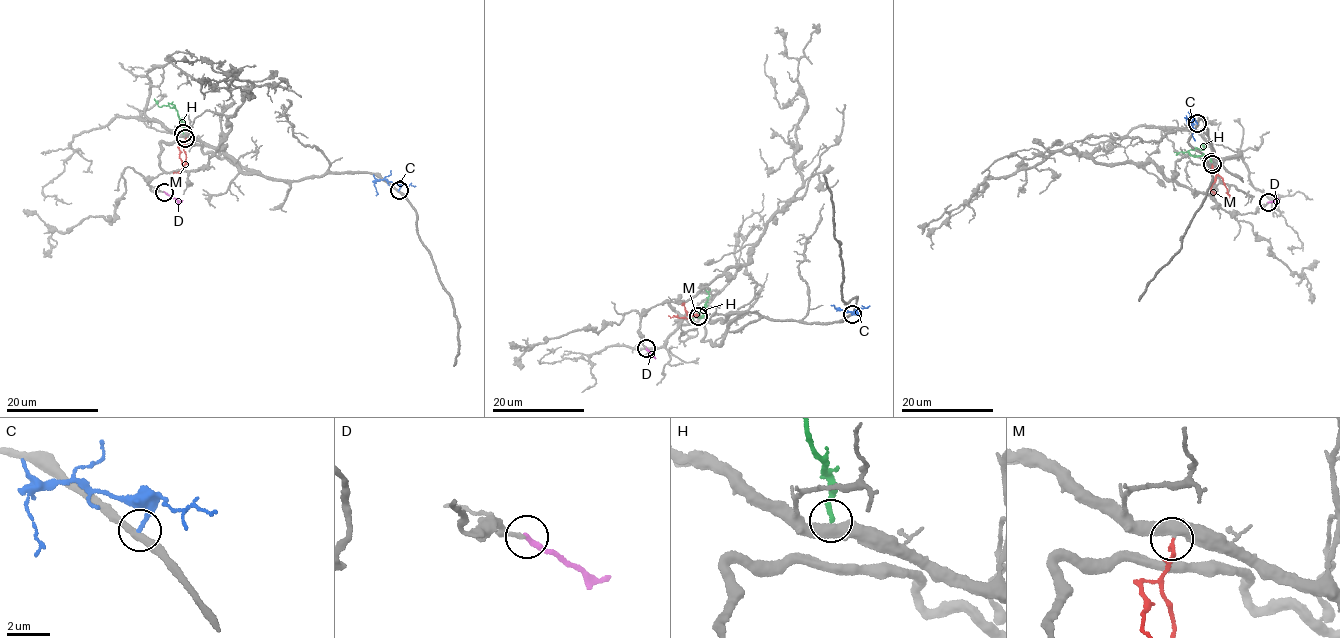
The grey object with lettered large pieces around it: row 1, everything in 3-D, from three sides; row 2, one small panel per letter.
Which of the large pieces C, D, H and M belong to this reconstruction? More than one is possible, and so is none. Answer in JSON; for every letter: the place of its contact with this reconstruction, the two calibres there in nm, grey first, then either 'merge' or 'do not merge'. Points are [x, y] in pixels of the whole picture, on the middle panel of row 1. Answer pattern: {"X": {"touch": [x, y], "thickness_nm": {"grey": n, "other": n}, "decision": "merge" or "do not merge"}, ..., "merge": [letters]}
{"C": {"touch": [852, 314], "thickness_nm": {"grey": 340, "other": 180}, "decision": "do not merge"}, "D": {"touch": [646, 348], "thickness_nm": {"grey": 220, "other": 260}, "decision": "merge"}, "H": {"touch": [698, 317], "thickness_nm": {"grey": 480, "other": 200}, "decision": "do not merge"}, "M": {"touch": [698, 316], "thickness_nm": {"grey": 460, "other": 160}, "decision": "merge"}, "merge": ["D", "M"]}

